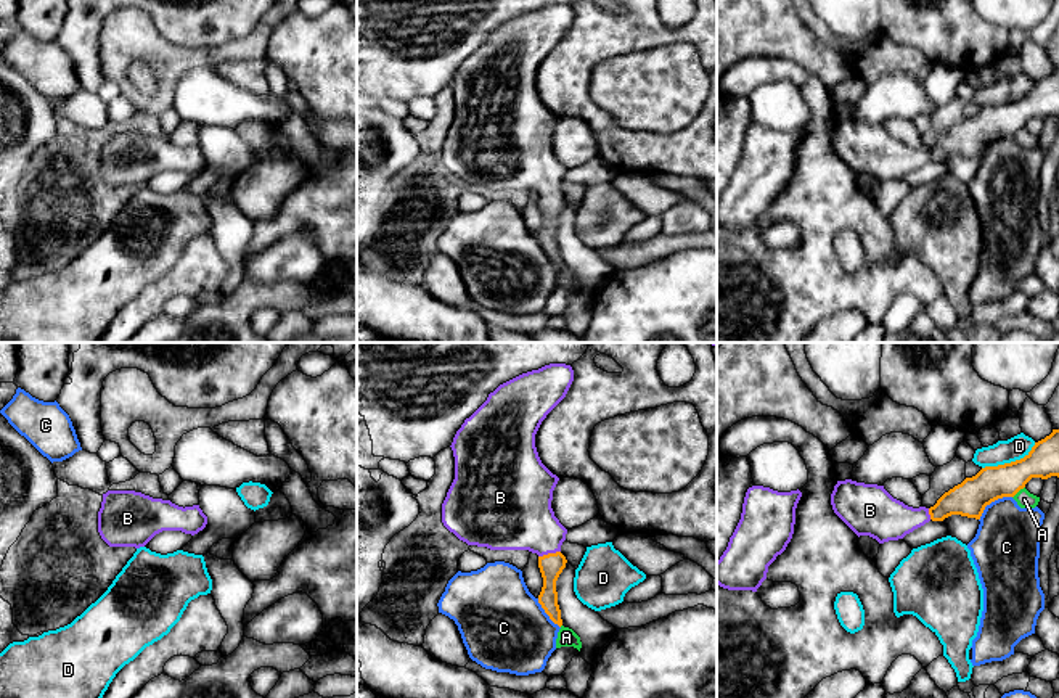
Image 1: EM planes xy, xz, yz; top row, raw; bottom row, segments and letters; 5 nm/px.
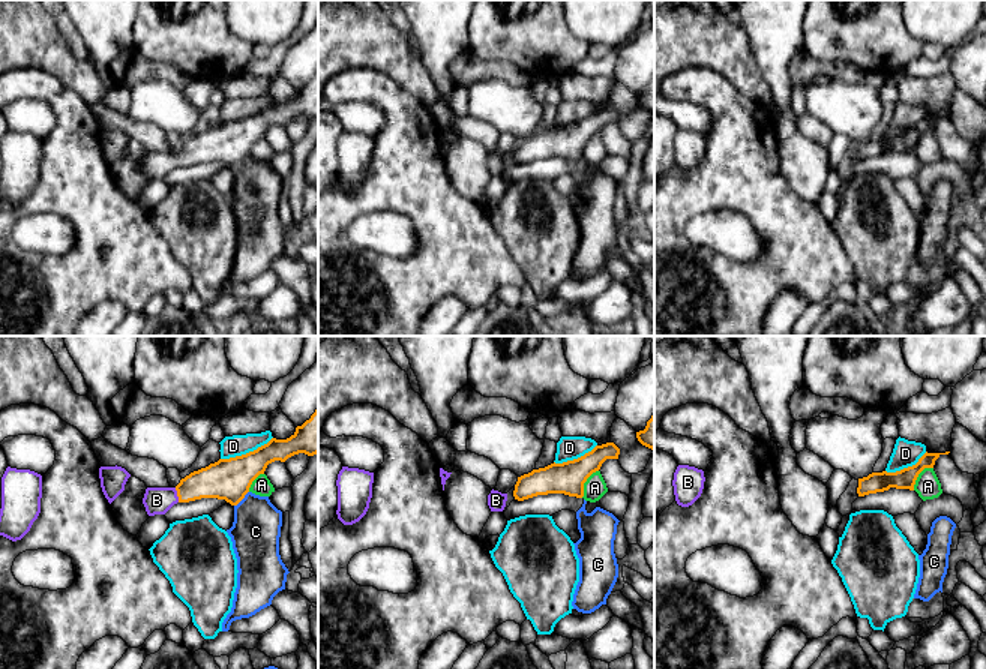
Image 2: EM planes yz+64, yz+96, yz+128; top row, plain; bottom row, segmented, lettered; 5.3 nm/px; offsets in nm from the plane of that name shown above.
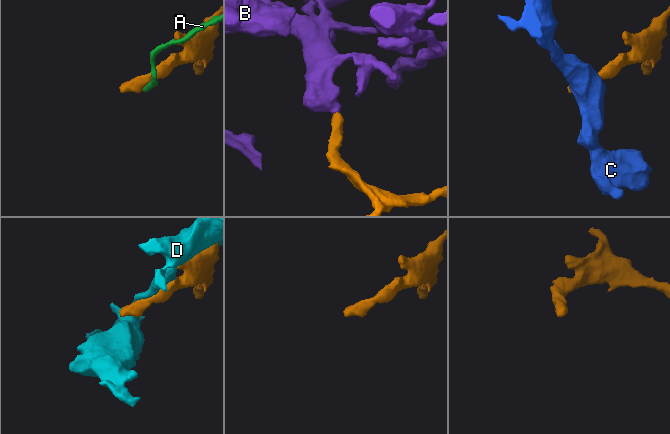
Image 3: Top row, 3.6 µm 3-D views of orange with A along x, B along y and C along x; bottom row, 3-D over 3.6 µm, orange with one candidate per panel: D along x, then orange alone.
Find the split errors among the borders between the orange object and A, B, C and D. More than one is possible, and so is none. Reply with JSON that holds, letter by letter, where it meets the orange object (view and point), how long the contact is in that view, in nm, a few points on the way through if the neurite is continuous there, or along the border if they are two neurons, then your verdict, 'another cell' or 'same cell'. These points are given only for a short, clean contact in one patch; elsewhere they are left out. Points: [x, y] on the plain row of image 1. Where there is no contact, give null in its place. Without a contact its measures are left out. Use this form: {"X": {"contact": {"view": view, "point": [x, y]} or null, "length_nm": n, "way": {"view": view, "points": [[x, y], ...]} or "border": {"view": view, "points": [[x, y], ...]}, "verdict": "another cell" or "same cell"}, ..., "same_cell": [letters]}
{"A": {"contact": {"view": "yz", "point": [1018, 131]}, "length_nm": 90, "border": {"view": "yz", "points": [[1024, 126], [1013, 137]]}, "verdict": "another cell"}, "B": {"contact": {"view": "xz", "point": [548, 193]}, "length_nm": 120, "way": {"view": "xz", "points": [[551, 205], [548, 193], [516, 155]]}, "verdict": "same cell"}, "C": {"contact": {"view": "yz", "point": [992, 140]}, "length_nm": 200, "border": {"view": "yz", "points": [[1011, 135], [992, 140], [979, 160]]}, "verdict": "another cell"}, "D": {"contact": {"view": "yz", "point": [1011, 102]}, "length_nm": 300, "verdict": "another cell"}, "same_cell": ["B"]}

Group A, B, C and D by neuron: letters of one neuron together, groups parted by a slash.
A / B / C / D

